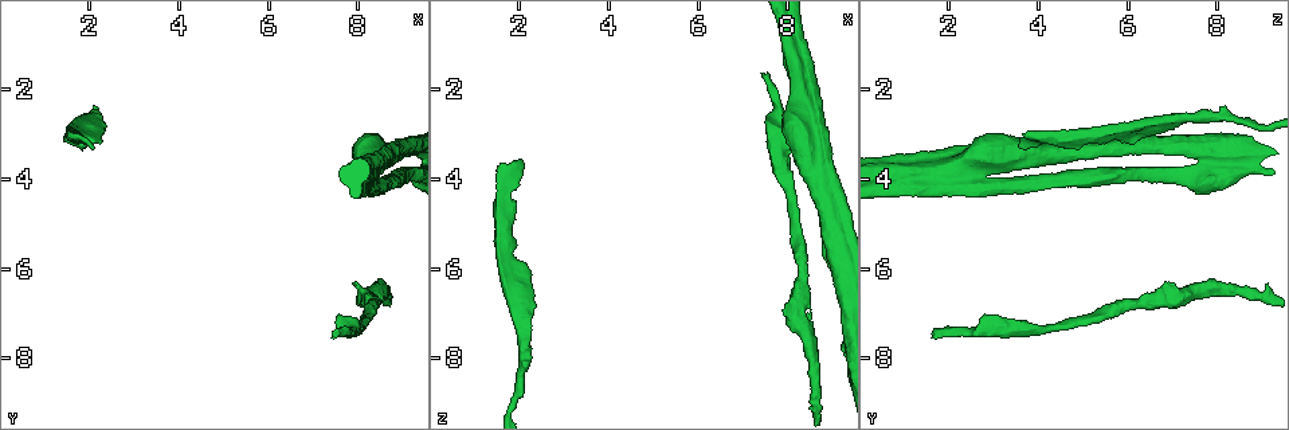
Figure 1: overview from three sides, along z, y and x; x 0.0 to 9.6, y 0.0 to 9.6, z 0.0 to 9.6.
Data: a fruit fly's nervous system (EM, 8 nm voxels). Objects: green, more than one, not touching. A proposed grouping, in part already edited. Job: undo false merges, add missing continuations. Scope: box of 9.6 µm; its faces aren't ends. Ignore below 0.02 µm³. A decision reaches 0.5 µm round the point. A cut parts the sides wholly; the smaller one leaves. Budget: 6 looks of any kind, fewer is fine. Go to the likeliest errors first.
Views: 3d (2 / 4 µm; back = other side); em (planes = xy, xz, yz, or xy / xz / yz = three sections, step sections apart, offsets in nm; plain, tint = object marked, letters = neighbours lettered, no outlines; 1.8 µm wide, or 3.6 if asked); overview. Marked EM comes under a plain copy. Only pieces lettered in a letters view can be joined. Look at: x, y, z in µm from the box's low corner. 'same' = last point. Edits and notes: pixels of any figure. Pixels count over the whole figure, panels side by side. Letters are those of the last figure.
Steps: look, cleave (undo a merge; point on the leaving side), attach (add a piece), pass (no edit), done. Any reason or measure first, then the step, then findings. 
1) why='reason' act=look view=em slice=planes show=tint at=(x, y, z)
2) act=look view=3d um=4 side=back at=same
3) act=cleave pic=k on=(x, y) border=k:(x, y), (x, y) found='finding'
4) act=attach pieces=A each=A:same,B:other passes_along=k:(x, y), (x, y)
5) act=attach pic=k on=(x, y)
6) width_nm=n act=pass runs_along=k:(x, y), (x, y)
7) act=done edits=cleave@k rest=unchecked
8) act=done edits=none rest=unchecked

why='an open end' act=look view=em slice=planes show=letters at=(7.50, 7.60, 1.70)

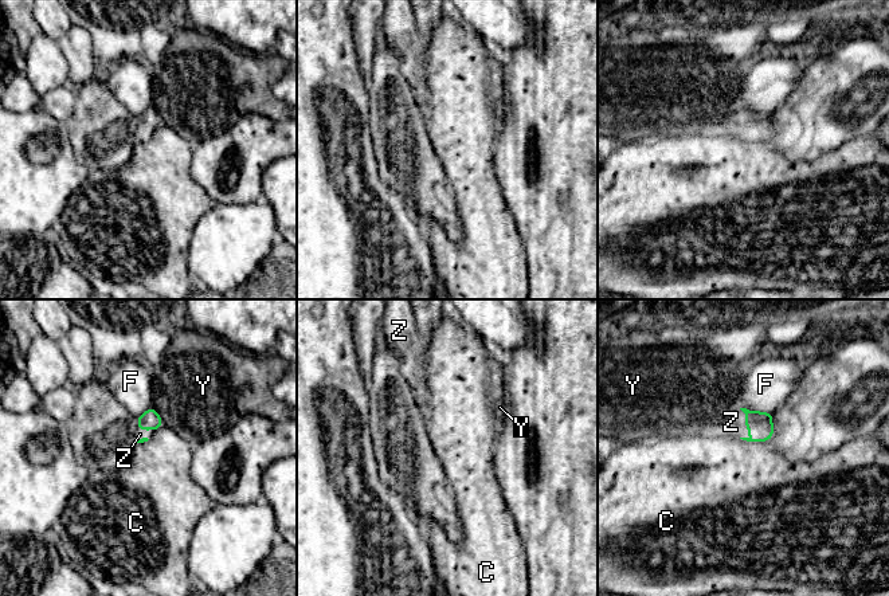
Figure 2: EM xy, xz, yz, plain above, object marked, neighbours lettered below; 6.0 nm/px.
act=attach pieces=Z each=C:other,F:other,Y:other,Z:same passes_along=2:(759, 423), (745, 423), (731, 422) found='it goes on there'

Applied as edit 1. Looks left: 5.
act=look view=overview

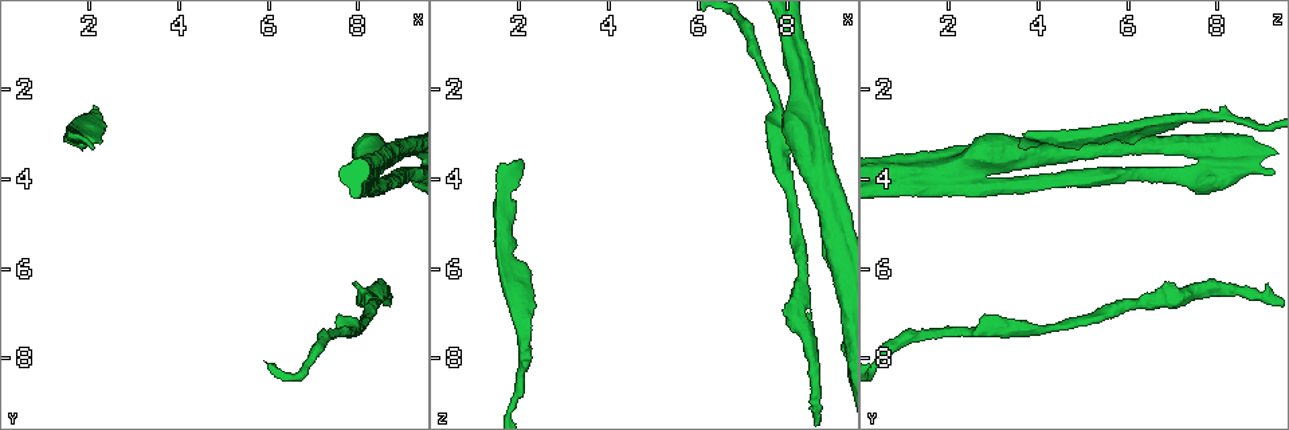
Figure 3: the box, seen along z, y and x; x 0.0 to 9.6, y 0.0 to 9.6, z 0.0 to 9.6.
act=look view=em slice=planes show=letters at=(1.60, 3.00, 3.60)

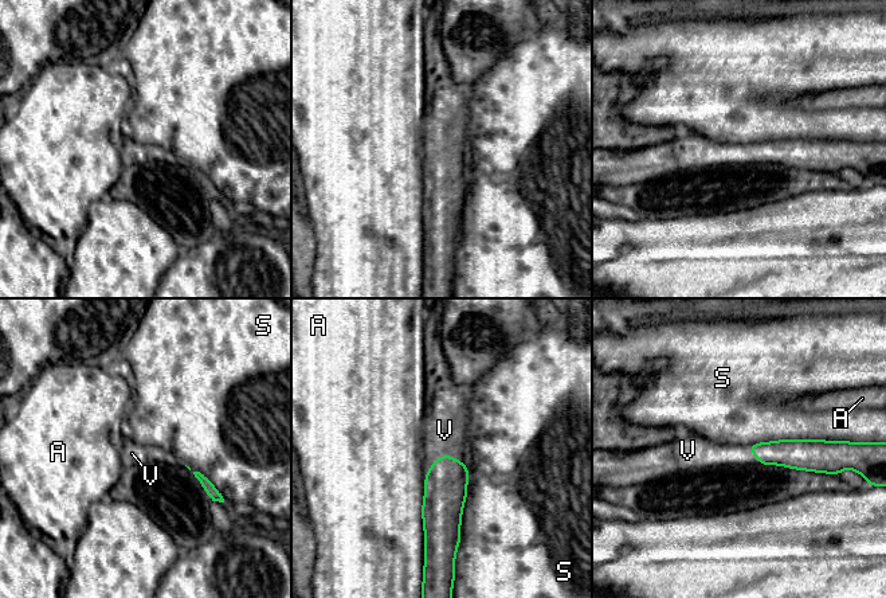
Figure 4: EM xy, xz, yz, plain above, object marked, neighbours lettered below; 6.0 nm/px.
width_nm=140 act=attach pieces=V each=A:other,S:other,V:same found='the neuron continues'

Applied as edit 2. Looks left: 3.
act=look view=overview

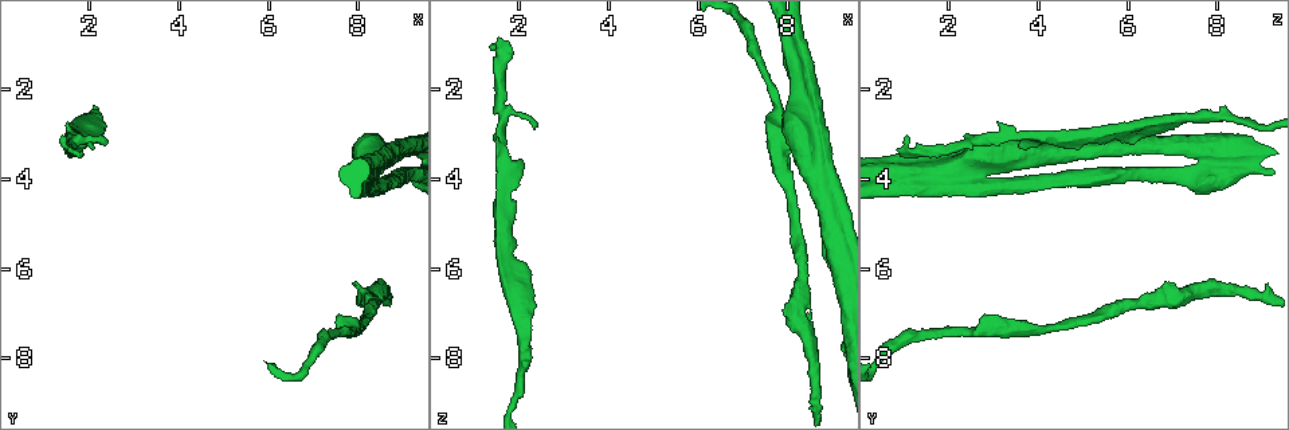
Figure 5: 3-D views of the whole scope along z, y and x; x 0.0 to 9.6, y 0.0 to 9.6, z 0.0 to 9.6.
why='an open end' act=look view=3d um=2 at=(2.25, 3.20, 6.00)

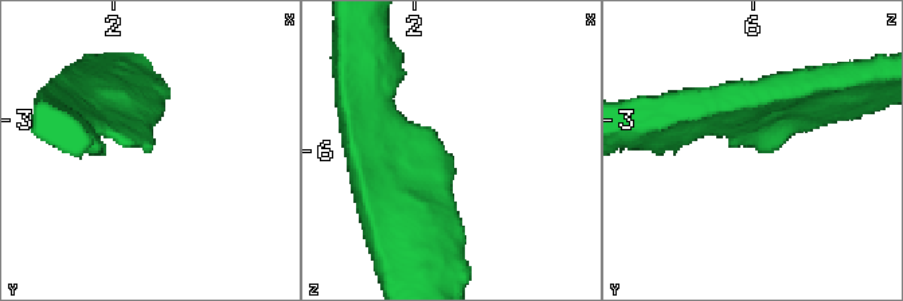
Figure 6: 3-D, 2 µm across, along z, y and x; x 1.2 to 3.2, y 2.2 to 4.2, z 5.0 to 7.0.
act=look view=em slice=planes show=letters at=(2.22, 3.20, 6.02)

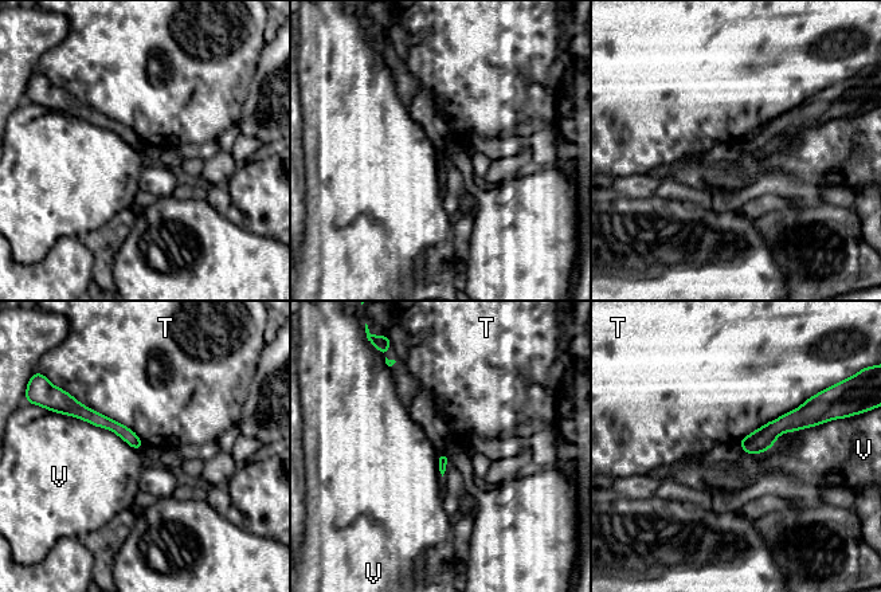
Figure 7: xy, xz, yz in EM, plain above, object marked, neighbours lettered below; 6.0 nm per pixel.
act=pass each=T:other,V:other runs_along=7:(71, 410), (117, 427), (138, 445) found='no lettered piece goes on from it'

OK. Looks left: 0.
act=done edits=attach@2,attach@4 rest=unchecked

